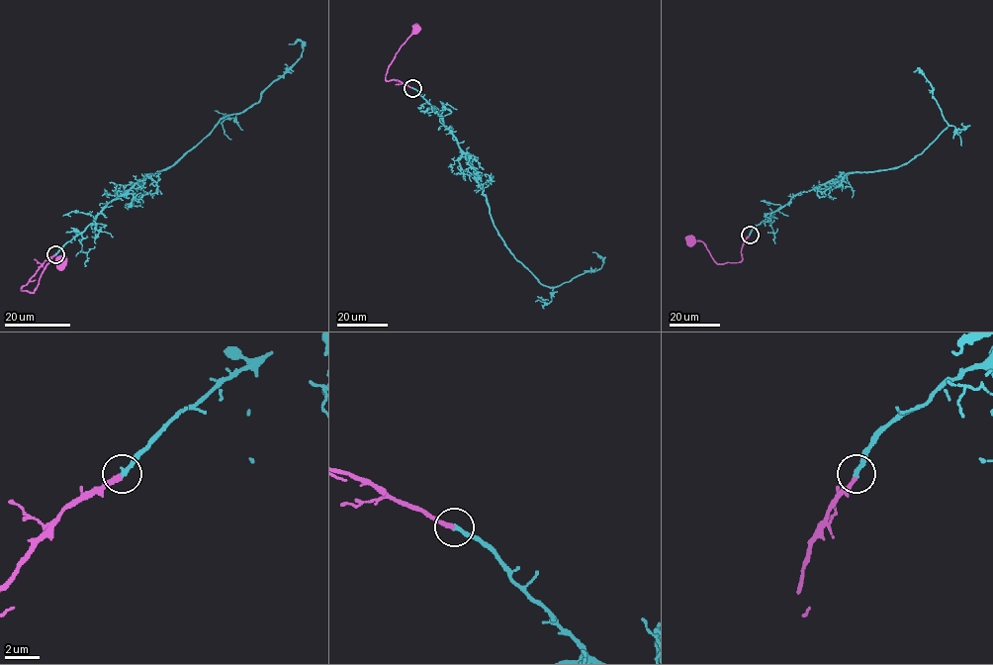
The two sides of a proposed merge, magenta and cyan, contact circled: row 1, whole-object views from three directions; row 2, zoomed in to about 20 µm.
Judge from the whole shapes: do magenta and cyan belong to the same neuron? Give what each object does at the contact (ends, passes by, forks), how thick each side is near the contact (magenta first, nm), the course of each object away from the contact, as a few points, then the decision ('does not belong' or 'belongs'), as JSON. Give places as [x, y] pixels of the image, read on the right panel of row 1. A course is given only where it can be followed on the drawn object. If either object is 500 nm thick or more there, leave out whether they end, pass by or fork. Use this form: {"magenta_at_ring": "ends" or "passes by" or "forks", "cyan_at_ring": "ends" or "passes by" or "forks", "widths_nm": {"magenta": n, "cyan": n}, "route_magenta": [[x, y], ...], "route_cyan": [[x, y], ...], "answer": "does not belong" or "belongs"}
{"magenta_at_ring": "ends", "cyan_at_ring": "ends", "widths_nm": {"magenta": 280, "cyan": 280}, "route_magenta": [[750, 235], [743, 244], [743, 258], [739, 262], [717, 263], [702, 241], [691, 239]], "route_cyan": [[750, 235], [800, 193], [850, 172], [897, 168], [919, 154], [948, 126], [932, 86], [921, 70], [914, 72]], "answer": "belongs"}

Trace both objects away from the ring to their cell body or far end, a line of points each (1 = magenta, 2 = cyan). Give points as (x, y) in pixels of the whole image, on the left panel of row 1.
1: (55, 254), (48, 257), (22, 290), (33, 292), (44, 268), (50, 262), (61, 261)
2: (55, 254), (135, 182), (167, 168), (223, 118), (256, 103), (299, 58), (303, 42), (289, 45)

